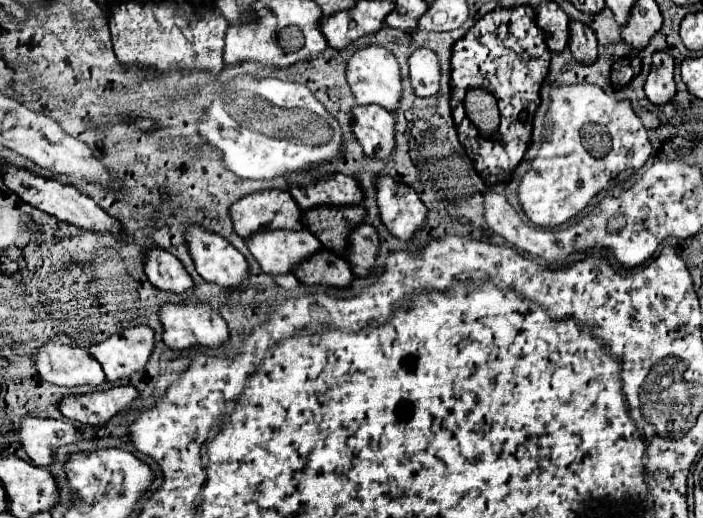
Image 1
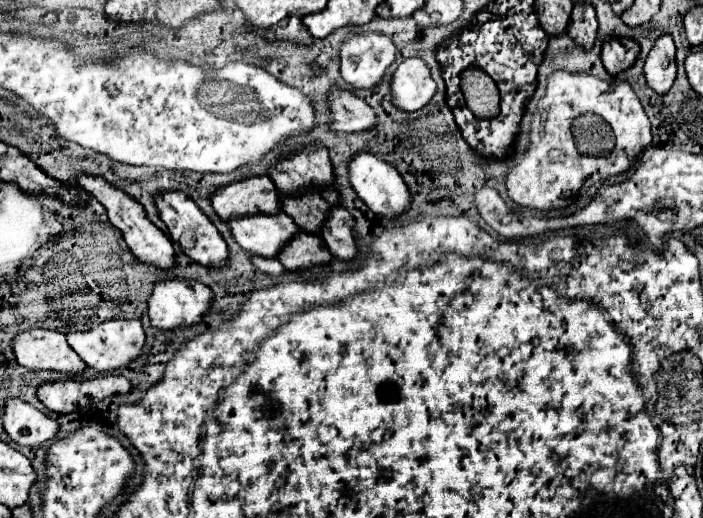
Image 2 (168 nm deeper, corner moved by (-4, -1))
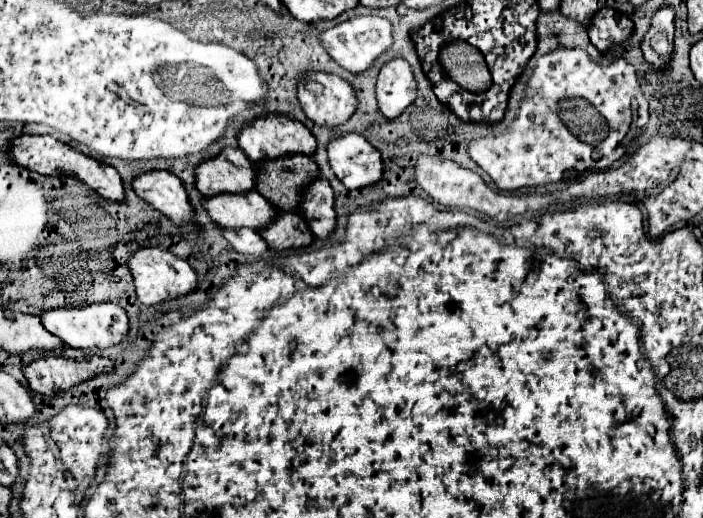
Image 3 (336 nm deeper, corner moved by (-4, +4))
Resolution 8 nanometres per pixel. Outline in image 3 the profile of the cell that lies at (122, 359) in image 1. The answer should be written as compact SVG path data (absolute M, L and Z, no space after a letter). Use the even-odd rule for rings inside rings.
M92 303L86 307L56 307L40 315L44 327L62 339L62 343L76 349L106 349L118 345L128 335L126 311L114 303Z

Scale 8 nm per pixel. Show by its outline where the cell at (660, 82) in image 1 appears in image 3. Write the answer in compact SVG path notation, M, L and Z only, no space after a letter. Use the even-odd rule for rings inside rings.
M662 5L650 21L650 29L642 39L644 59L654 67L664 67L674 49L674 11Z

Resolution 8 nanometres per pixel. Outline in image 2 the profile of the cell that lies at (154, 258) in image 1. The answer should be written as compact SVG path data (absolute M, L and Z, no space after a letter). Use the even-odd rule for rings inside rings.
M82 174L82 176L78 176L76 182L78 182L78 186L82 190L86 190L90 196L94 196L98 202L104 204L110 222L124 234L124 240L126 240L130 252L140 262L144 262L148 266L156 266L160 270L168 270L168 268L172 268L172 264L176 264L176 254L174 254L174 246L172 246L170 238L146 218L144 208L140 208L140 204L136 200L132 200L130 196L126 196L122 190L110 186L104 178L96 178L96 176Z

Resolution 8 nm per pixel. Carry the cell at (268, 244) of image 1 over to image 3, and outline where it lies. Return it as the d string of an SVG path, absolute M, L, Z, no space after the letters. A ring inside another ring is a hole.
M246 191L244 195L214 195L212 199L202 197L202 203L212 221L228 229L248 227L258 231L278 215L278 209L256 191Z

